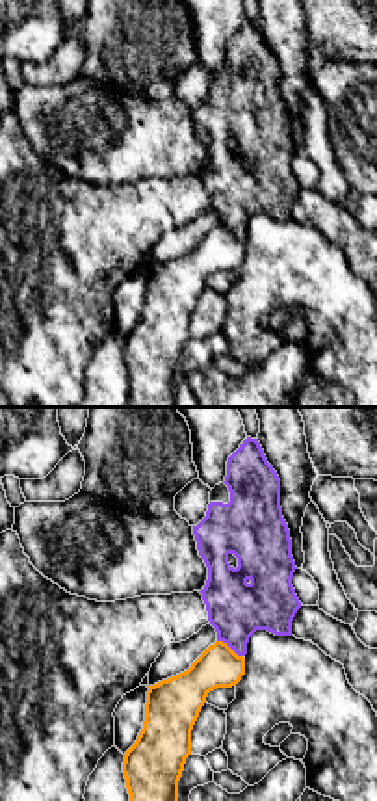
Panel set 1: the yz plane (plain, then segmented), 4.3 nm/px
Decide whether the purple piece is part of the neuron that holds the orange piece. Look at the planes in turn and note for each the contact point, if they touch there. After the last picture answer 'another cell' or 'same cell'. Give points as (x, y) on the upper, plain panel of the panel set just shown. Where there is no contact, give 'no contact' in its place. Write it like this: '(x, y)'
(229, 231)

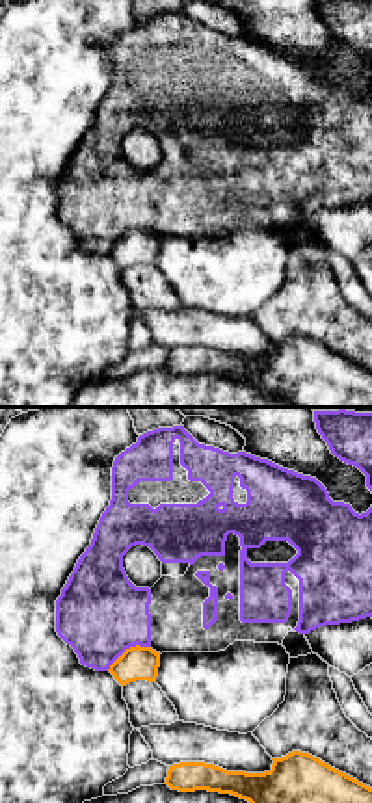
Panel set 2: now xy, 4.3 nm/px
(127, 233)

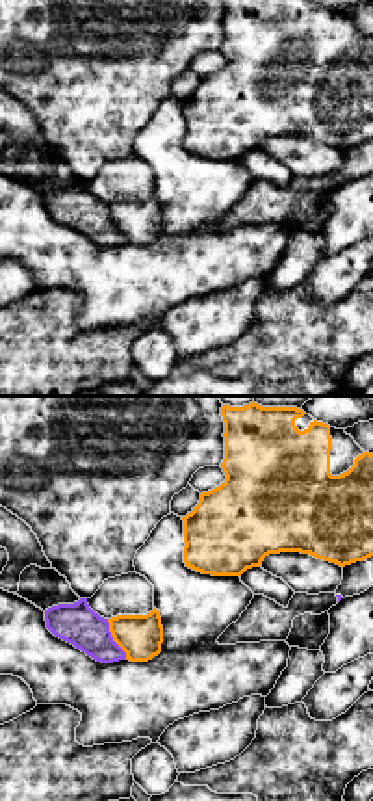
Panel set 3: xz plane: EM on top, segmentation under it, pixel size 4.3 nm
(114, 223)

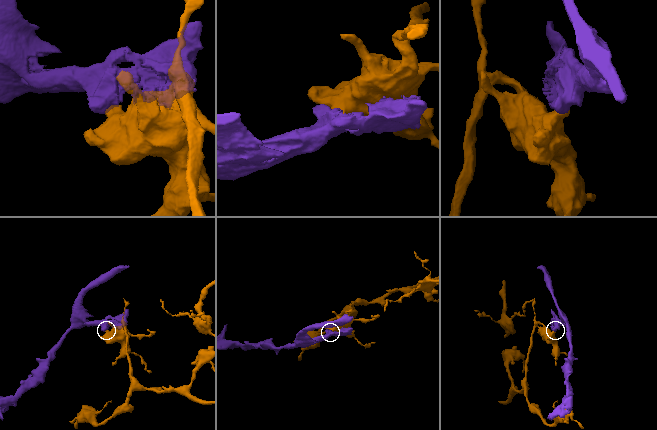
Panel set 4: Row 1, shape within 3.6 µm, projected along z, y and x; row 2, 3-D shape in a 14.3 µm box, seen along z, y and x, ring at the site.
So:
another cell

